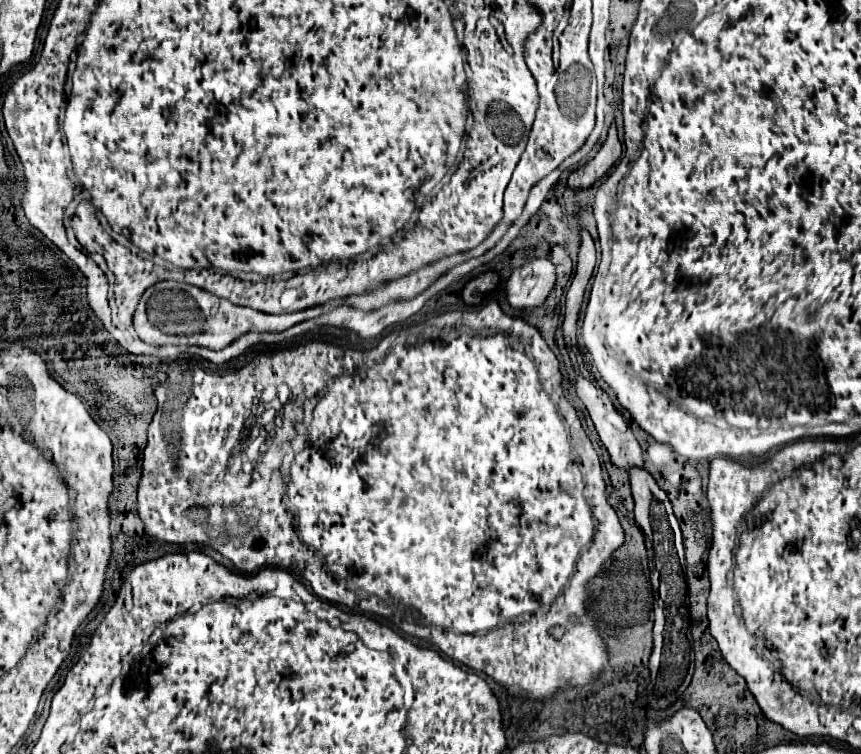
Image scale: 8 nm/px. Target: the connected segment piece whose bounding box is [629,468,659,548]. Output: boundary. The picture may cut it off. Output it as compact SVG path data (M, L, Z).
M631 468L631 490L635 498L635 522L641 528L645 536L647 548L653 546L653 526L651 526L651 502L655 500L659 486L651 478L647 470L641 468Z

